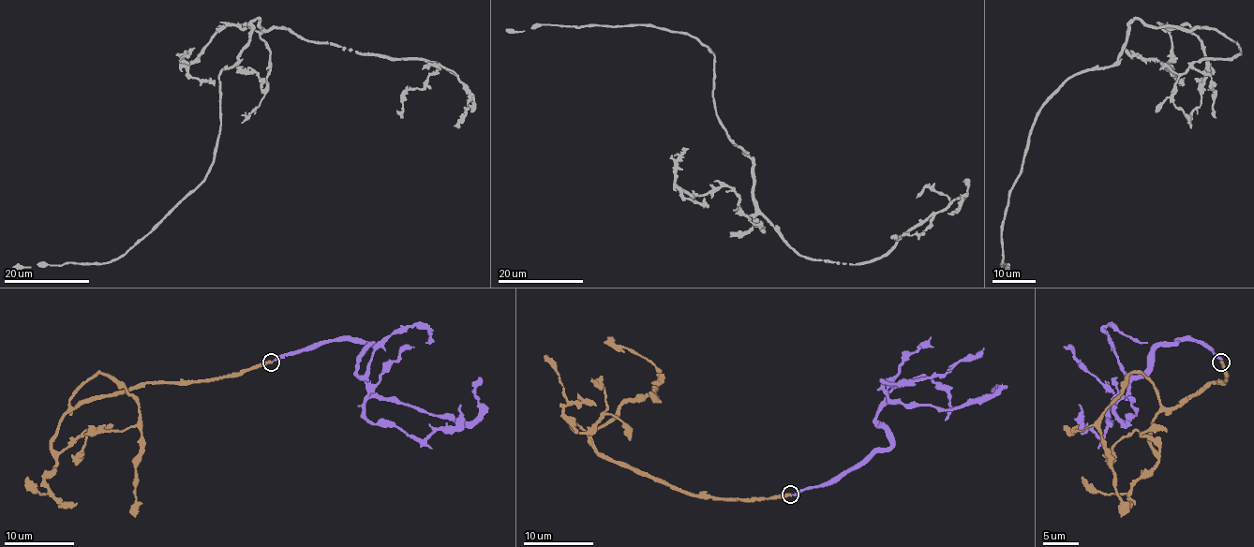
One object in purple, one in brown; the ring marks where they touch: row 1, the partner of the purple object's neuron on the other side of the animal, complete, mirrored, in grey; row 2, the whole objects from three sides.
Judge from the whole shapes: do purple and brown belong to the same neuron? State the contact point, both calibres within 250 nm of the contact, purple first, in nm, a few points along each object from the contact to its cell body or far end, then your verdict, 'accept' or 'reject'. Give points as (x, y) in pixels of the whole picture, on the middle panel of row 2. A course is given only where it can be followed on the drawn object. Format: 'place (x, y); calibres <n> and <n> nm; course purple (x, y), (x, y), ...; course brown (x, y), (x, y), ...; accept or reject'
place (790, 495); calibres 180 and 340 nm; course purple (790, 494), (831, 483), (884, 451), (890, 433), (876, 413), (886, 405), (962, 407), (1000, 389); course brown (790, 494), (757, 499), (689, 495), (607, 461), (589, 434), (623, 405), (639, 401), (661, 373), (653, 393); reject

